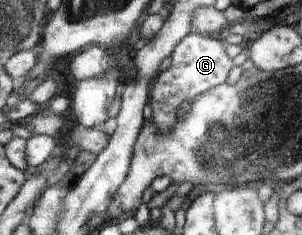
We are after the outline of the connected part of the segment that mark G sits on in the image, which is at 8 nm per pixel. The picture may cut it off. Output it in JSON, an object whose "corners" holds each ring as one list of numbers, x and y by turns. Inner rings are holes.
{"corners":[[194,31,189,32,175,46,171,56,171,65,160,71,150,87,152,122,161,135,169,134,179,119,177,109,183,101,191,101,204,91,212,90,227,81,233,65,232,58,227,56,225,44,211,37,203,37]]}

